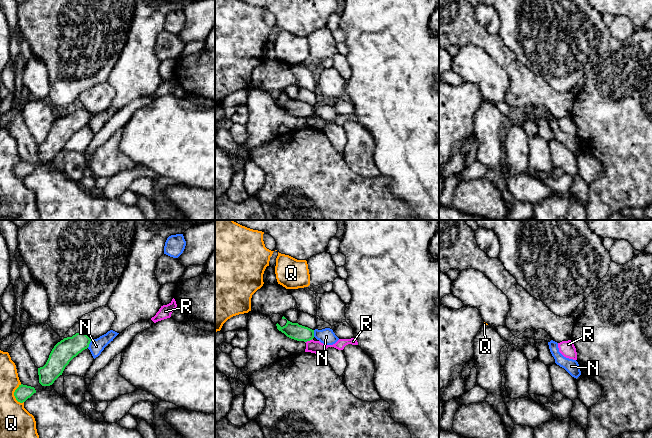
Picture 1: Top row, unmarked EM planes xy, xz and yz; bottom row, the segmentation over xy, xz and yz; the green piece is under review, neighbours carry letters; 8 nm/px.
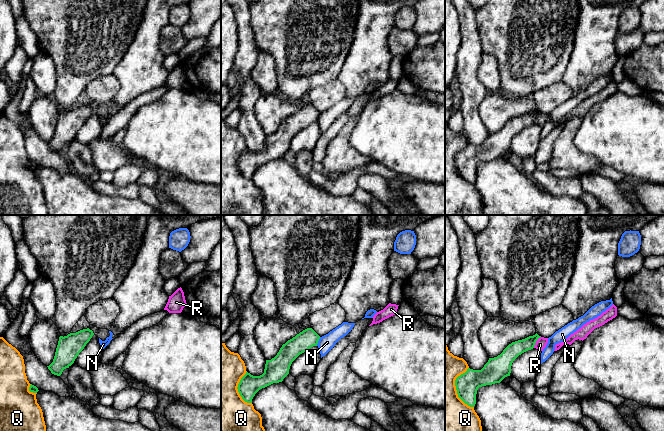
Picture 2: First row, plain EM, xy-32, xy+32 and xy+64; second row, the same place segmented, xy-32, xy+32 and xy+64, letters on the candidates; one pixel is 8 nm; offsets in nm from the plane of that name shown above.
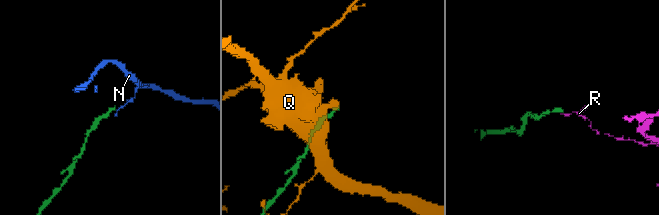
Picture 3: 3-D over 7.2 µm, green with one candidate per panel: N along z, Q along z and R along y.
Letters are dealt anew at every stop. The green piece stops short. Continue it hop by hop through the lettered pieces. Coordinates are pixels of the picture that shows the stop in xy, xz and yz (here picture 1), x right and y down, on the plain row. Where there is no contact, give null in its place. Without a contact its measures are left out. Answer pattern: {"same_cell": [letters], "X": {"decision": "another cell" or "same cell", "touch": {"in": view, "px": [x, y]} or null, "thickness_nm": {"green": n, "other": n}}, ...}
{"same_cell": [], "N": {"decision": "another cell", "touch": {"in": "xy", "px": [89, 119]}, "thickness_nm": {"green": 180, "other": 120}}, "Q": {"decision": "another cell", "touch": {"in": "xy", "px": [14, 170]}, "thickness_nm": {"green": 120, "other": 280}}, "R": {"decision": "another cell", "touch": {"in": "xz", "px": [308, 116]}, "thickness_nm": {"green": 130, "other": 100}}}

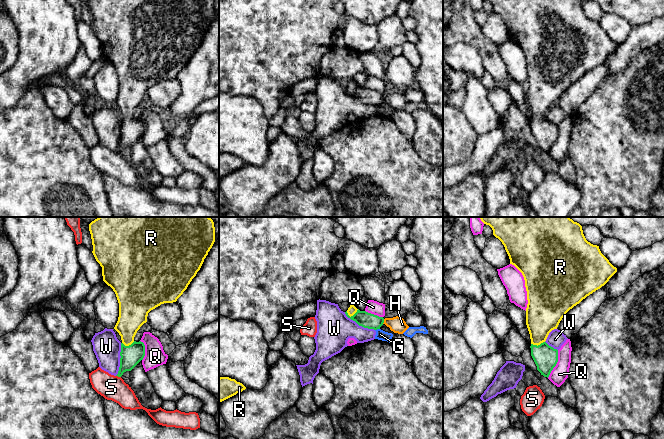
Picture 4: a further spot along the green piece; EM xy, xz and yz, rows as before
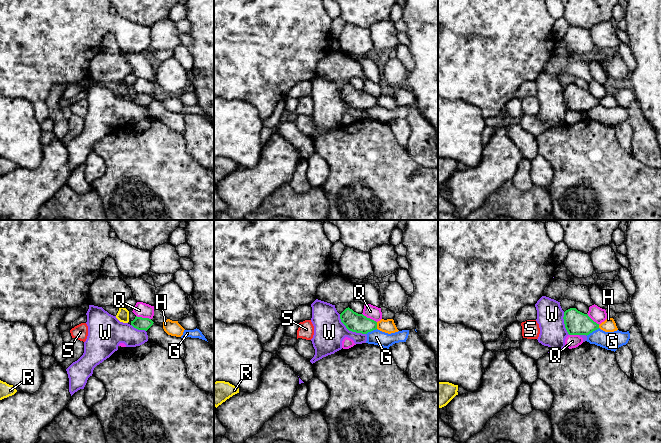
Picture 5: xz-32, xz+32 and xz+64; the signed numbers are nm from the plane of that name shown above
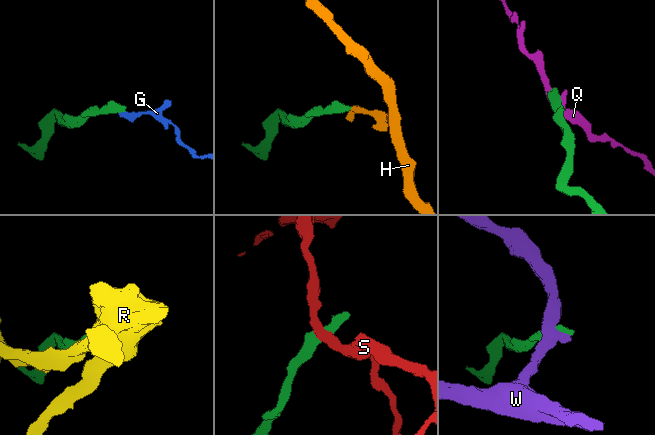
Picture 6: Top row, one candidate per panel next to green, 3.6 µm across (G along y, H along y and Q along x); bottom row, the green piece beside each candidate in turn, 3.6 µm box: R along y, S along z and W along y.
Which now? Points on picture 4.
{"same_cell": ["R"], "G": {"decision": "another cell", "touch": {"in": "xz", "px": [377, 104]}, "thickness_nm": {"green": 130, "other": 80}}, "H": {"decision": "another cell", "touch": {"in": "xz", "px": [383, 97]}, "thickness_nm": {"green": 130, "other": 130}}, "Q": {"decision": "another cell", "touch": {"in": "yz", "px": [556, 139]}, "thickness_nm": {"green": 190, "other": 140}}, "R": {"decision": "same cell", "touch": {"in": "xz", "px": [353, 91]}, "thickness_nm": {"green": 130, "other": 70}}, "S": {"decision": "another cell", "touch": {"in": "xy", "px": [118, 152]}, "thickness_nm": {"green": 170, "other": 200}}, "W": {"decision": "another cell", "touch": {"in": "xy", "px": [120, 135]}, "thickness_nm": {"green": 170, "other": 220}}}

